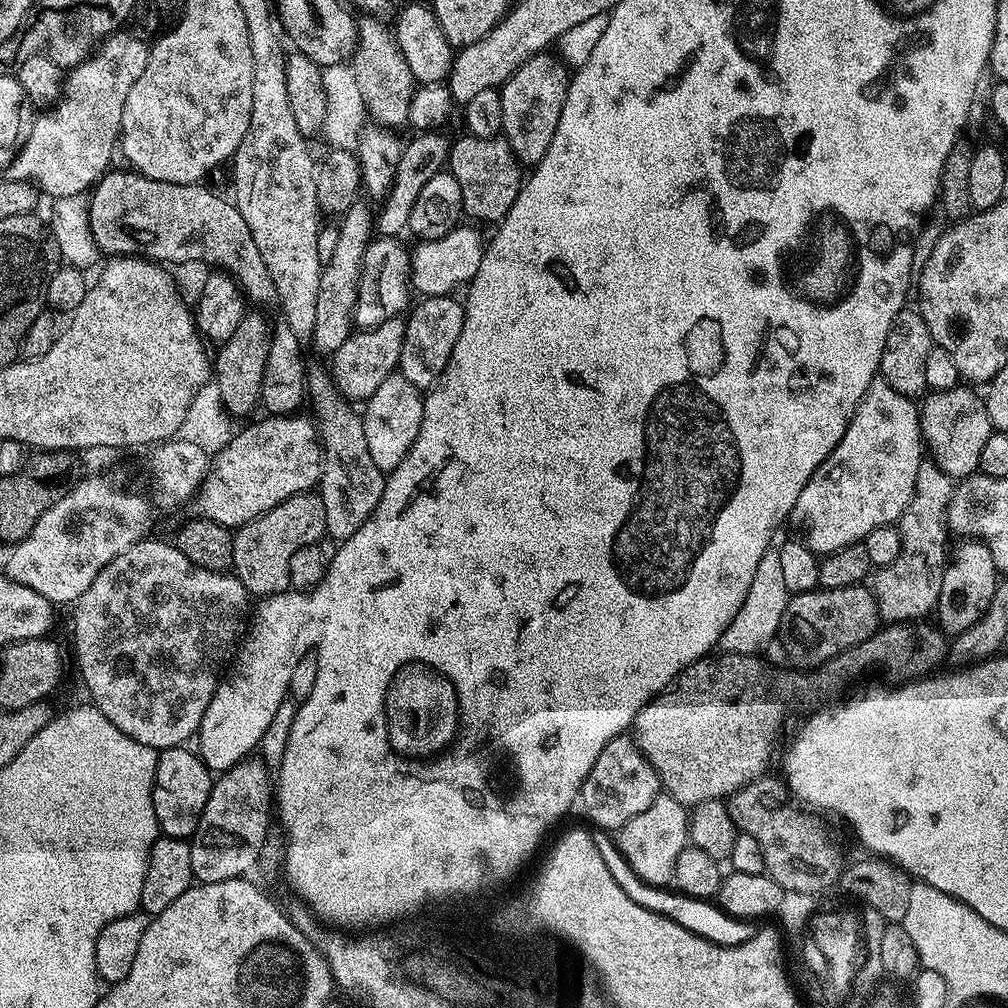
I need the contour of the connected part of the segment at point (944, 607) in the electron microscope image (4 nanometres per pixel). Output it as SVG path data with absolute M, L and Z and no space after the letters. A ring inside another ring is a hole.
M964 538L959 542L961 544L957 548L955 545L947 557L944 573L942 574L942 590L938 594L938 602L934 609L934 616L937 616L935 619L938 621L939 627L943 628L945 633L948 634L962 633L978 622L979 618L986 612L988 605L990 605L990 600L994 597L998 583L998 569L988 545L976 538Z

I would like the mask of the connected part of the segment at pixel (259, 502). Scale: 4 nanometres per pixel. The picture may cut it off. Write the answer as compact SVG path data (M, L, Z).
M272 414L268 420L260 420L249 428L244 428L233 435L224 449L210 460L208 477L198 494L198 504L204 507L203 515L207 519L226 526L229 530L242 527L246 522L274 510L286 498L303 492L313 491L321 478L322 447L318 428L301 414Z

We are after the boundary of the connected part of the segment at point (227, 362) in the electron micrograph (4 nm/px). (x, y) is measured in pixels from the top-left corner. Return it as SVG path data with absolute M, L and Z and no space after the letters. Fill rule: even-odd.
M249 311L238 322L234 334L224 344L219 345L217 356L214 356L214 377L221 391L221 402L229 417L248 416L260 404L262 390L262 376L266 374L266 354L270 354L269 321L259 316L259 311Z

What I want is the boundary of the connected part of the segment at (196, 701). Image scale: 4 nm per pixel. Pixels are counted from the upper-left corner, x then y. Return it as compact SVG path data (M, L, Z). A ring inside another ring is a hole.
M152 539L140 540L134 546L130 546L126 554L118 554L118 558L114 558L114 562L107 564L98 574L98 578L90 582L86 594L76 599L73 607L76 609L72 612L72 644L76 647L76 666L80 670L85 686L88 687L89 694L92 695L91 703L94 707L102 714L106 714L106 718L110 718L110 722L114 722L114 726L118 726L122 734L134 738L134 742L142 742L142 746L163 750L187 745L188 739L191 736L193 739L199 733L202 714L206 714L206 706L210 706L210 698L214 698L216 688L222 679L222 673L241 639L242 629L245 627L246 617L250 612L250 604L248 608L250 594L235 574L202 570L202 566L194 566L194 562L186 558L186 554L176 549L175 543L168 541L167 544L164 540Z

